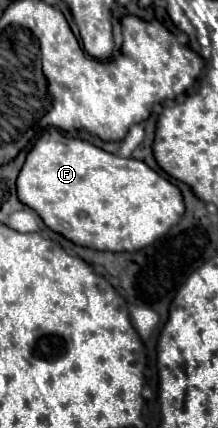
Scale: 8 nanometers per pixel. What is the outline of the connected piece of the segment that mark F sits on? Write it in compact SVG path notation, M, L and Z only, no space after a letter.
M50 128L38 138L16 178L16 194L66 240L108 252L134 252L164 236L184 214L180 190L134 158L120 158Z

